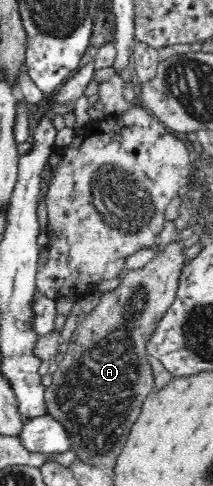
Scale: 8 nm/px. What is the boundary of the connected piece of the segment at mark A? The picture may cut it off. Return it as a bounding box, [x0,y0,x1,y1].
[45,240,185,468]

